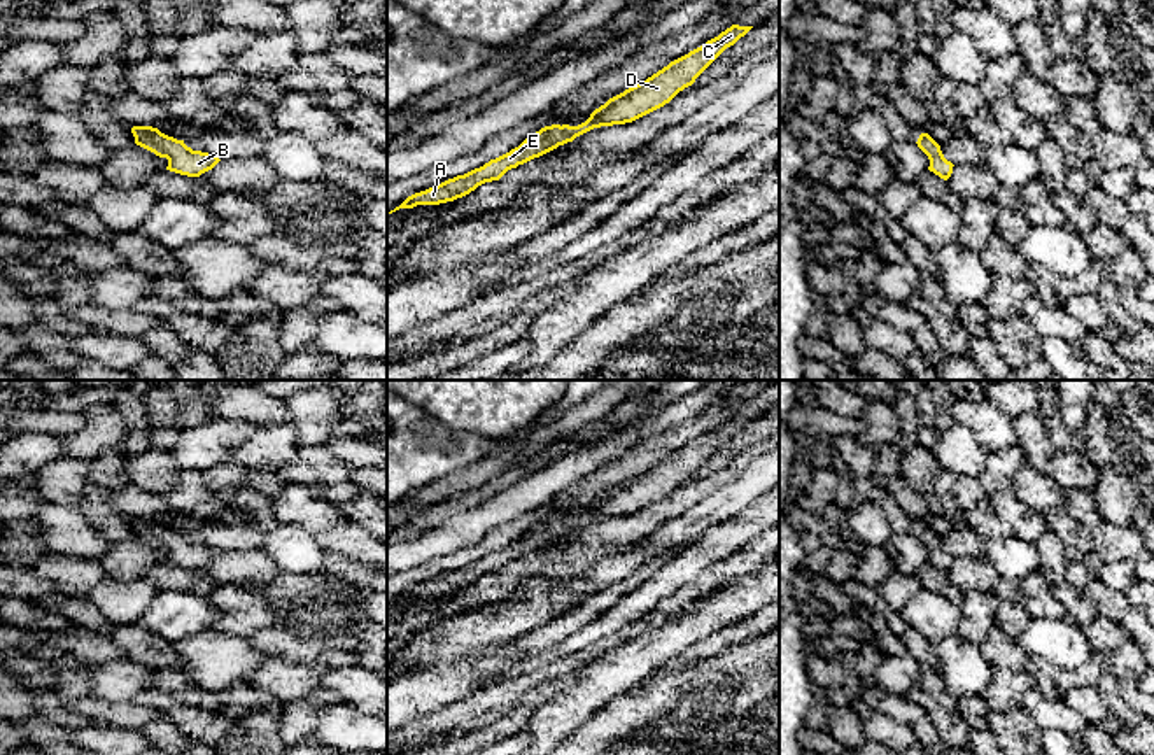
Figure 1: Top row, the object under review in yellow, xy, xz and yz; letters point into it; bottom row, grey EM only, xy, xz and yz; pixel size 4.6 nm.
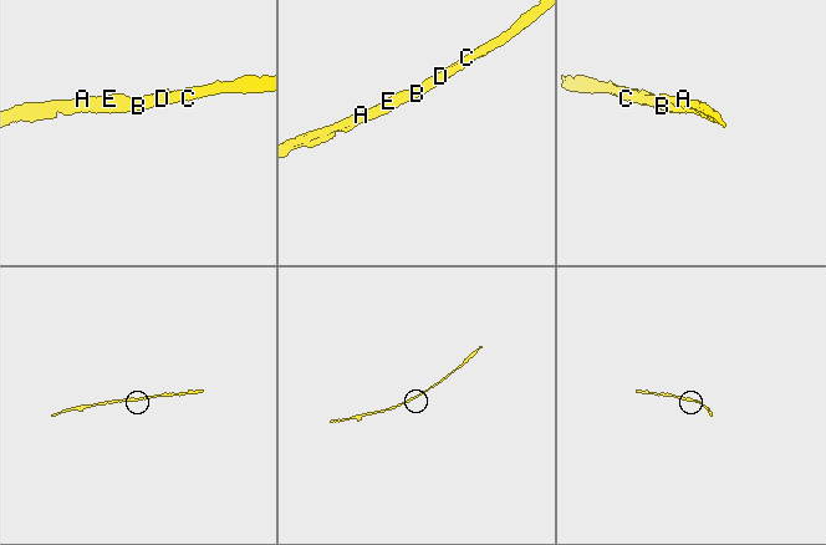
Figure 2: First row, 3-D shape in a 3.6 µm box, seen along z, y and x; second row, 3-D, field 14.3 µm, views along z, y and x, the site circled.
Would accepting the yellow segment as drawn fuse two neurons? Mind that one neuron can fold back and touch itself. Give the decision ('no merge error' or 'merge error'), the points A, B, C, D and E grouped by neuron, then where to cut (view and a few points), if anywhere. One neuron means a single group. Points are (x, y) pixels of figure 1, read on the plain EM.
no merge error | A B C D E | no cut

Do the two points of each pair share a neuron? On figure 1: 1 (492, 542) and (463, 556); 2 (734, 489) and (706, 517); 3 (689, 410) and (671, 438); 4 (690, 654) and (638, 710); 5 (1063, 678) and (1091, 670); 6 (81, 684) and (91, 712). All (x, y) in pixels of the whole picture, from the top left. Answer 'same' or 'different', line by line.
1: same
2: same
3: different
4: different
5: same
6: same

